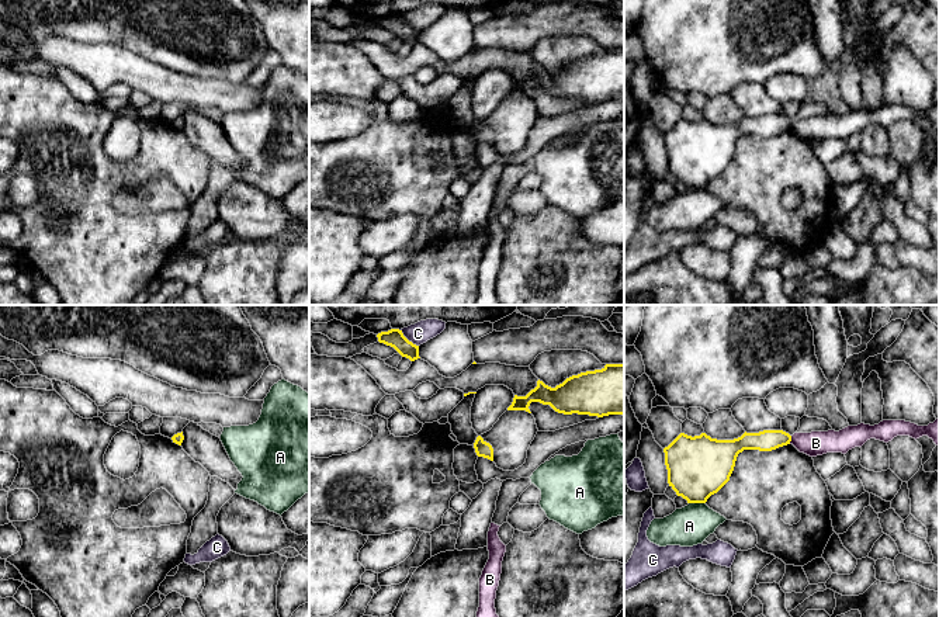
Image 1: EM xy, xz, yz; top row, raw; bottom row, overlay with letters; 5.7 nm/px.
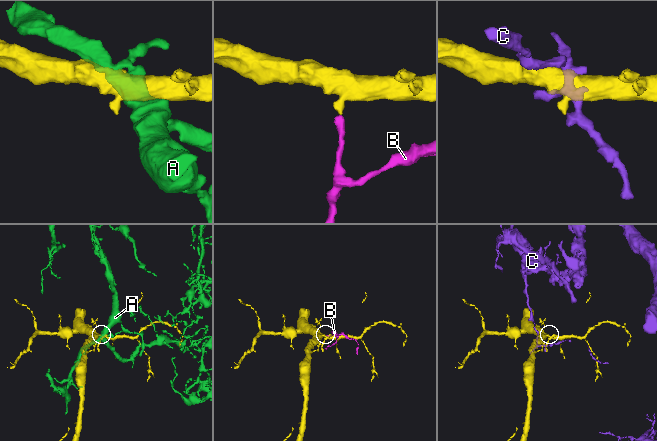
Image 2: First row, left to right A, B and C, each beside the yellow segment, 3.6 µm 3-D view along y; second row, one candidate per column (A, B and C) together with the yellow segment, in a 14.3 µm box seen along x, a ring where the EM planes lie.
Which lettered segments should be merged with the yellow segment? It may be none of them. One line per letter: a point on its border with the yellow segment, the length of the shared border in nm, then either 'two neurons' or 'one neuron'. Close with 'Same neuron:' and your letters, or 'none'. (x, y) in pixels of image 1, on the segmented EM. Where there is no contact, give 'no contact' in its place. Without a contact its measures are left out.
A: yz (697, 502) | 100 nm | two neurons
B: yz (790, 440) | 50 nm | two neurons
C: xz (406, 339) | 140 nm | two neurons
Same neuron: none

